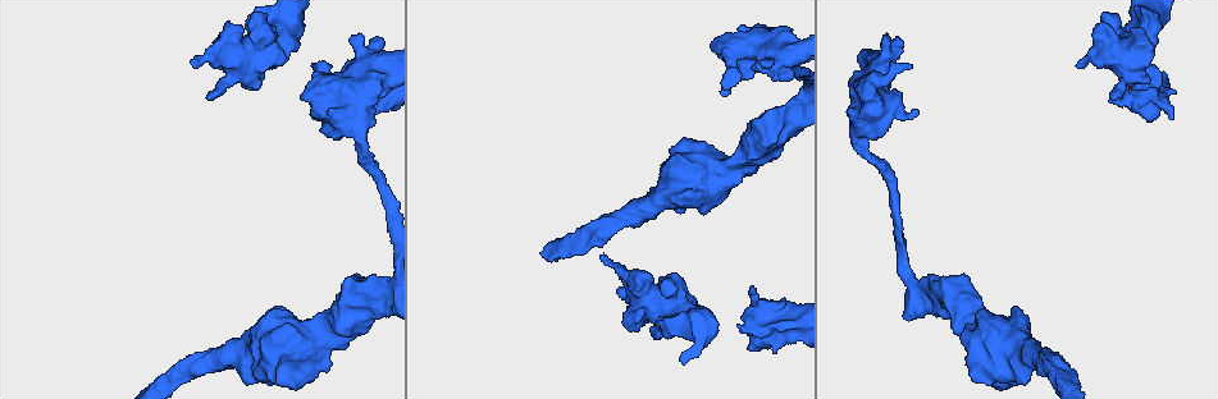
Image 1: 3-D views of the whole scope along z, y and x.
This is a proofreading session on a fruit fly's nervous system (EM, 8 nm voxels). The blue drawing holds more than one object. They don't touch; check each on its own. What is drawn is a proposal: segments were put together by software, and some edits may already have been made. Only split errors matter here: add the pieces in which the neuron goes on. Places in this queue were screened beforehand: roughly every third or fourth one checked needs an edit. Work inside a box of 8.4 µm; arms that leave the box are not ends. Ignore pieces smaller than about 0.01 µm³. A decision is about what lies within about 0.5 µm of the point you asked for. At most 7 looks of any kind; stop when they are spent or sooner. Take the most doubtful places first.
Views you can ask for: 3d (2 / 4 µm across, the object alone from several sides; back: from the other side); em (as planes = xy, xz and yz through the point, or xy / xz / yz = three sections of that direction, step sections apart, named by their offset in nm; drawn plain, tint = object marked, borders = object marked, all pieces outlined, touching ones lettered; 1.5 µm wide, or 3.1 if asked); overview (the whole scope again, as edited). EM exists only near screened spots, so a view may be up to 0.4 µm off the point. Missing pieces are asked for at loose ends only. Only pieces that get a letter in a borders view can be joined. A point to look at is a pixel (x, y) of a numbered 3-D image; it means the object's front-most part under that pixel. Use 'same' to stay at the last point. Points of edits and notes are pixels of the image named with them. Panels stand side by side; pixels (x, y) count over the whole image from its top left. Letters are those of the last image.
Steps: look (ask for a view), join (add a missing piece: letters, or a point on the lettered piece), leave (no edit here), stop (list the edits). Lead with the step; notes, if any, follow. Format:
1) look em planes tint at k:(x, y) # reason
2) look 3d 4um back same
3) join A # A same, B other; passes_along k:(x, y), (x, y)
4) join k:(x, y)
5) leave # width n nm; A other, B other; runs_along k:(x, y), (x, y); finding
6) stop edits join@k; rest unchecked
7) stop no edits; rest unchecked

look em yz step 4 borders at 1:(738, 324) # free end

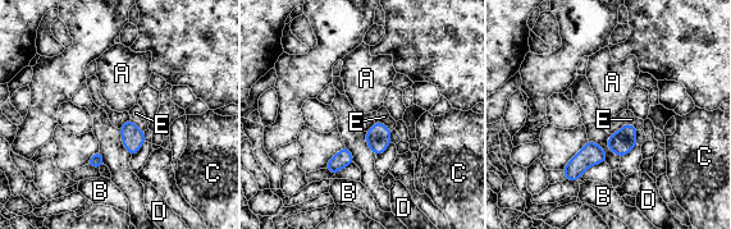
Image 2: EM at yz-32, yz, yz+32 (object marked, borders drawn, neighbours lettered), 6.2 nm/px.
leave # A other, B other, C other, D other, E other; border 2:(379, 120), (391, 131); none of them fits

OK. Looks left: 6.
look em xy step 4 tint at 1:(192, 65) # an open end

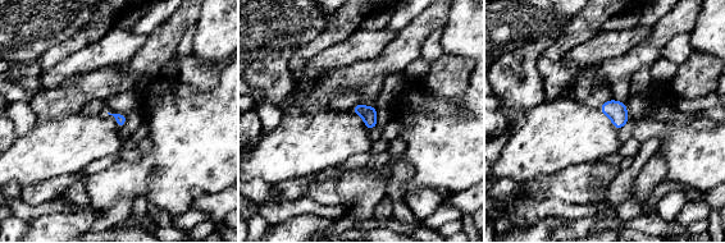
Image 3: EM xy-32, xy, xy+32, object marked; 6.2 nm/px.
look em planes tint same

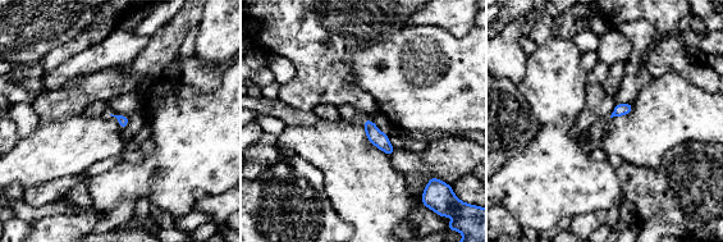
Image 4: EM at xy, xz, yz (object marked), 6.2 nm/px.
look em planes borders same # what lies round it

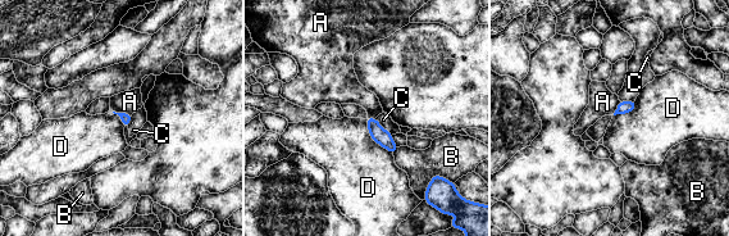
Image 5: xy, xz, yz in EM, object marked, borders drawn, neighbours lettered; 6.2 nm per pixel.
leave # A other, B other, C other, D other; none of them fits

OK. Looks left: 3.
look em xy step 8 plain at 1:(361, 36)

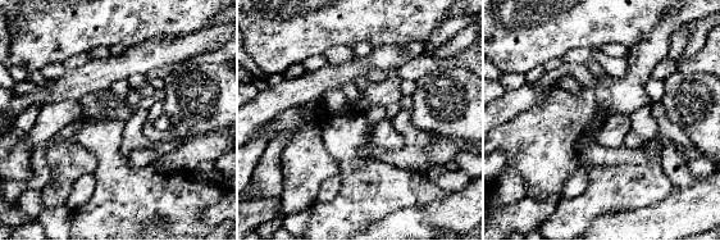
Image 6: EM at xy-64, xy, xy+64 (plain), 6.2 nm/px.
look em xy step 8 borders same

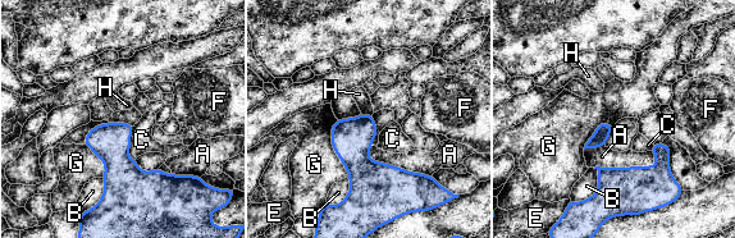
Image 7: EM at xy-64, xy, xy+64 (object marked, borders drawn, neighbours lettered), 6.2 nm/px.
leave # A other, B other, C other, E other, F other, G other, H other; border 7:(337, 119), (332, 147), (348, 177); none of them fits

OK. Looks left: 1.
stop no edits; rest unchecked

